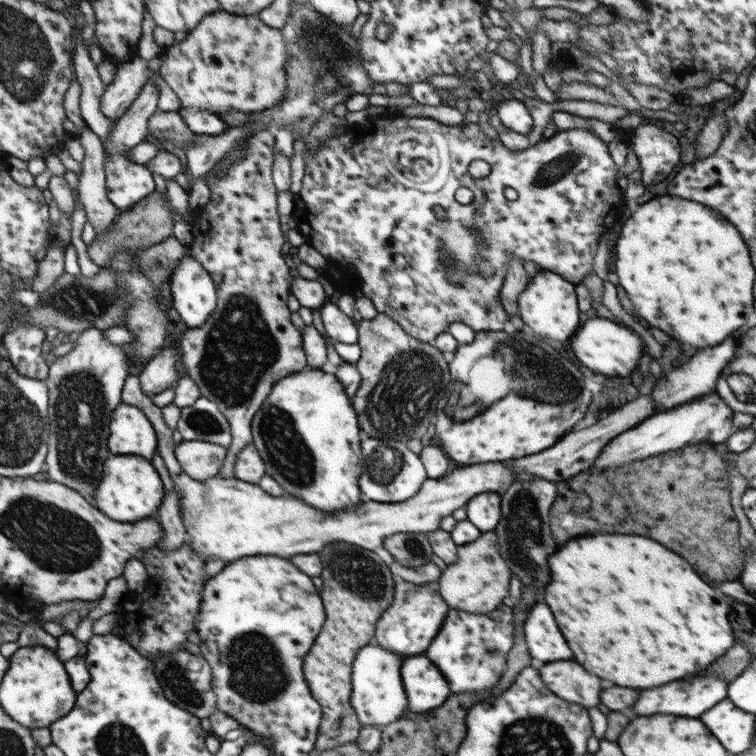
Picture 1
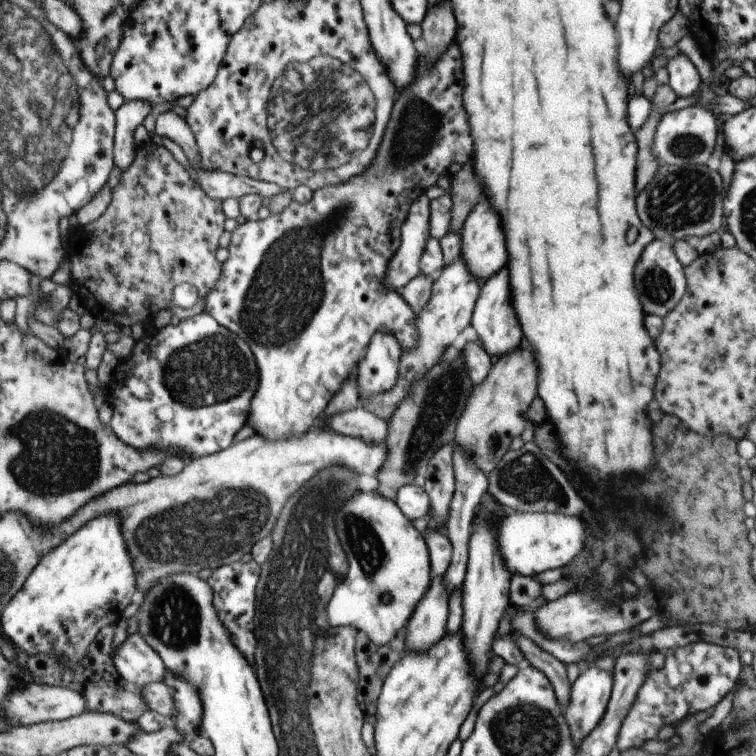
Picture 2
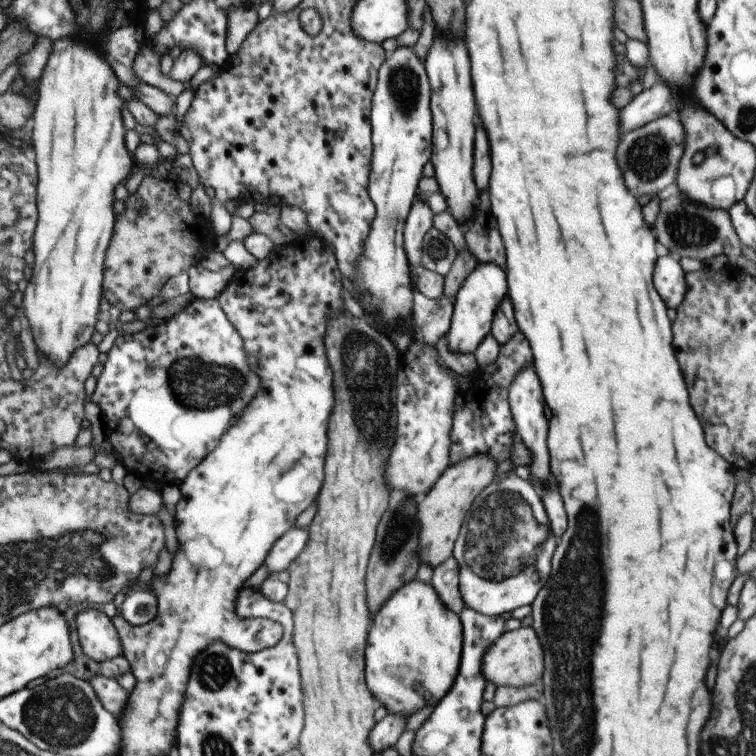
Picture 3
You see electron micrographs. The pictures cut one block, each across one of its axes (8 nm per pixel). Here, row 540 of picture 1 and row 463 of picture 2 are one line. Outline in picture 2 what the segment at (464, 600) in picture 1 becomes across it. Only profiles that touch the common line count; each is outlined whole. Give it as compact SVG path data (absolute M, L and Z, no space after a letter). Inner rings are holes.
M524 348L524 350L516 350L508 356L499 358L497 364L490 369L488 376L478 386L473 386L455 428L456 444L465 450L482 472L492 472L502 456L509 451L512 440L520 436L530 425L526 411L534 398L536 398L536 362L534 362L532 352Z

